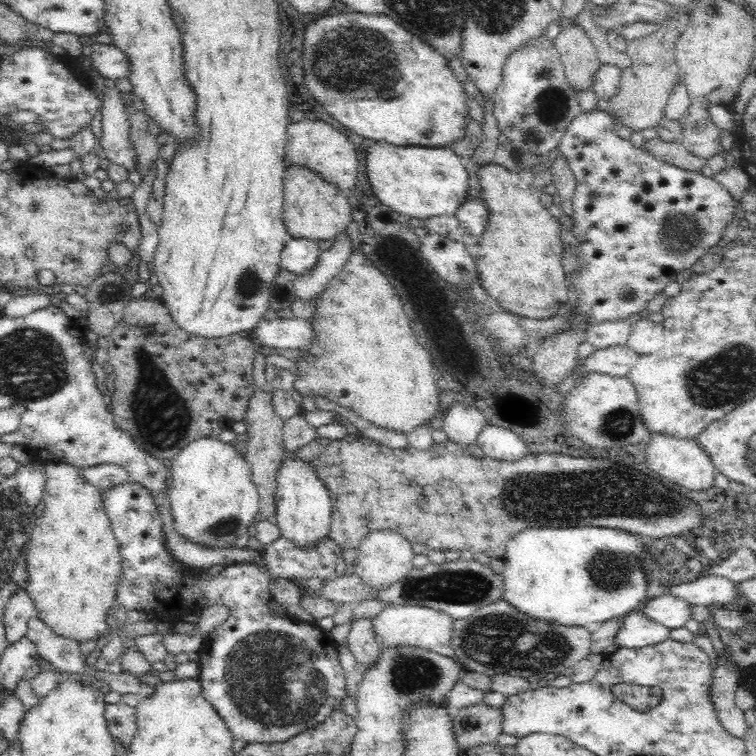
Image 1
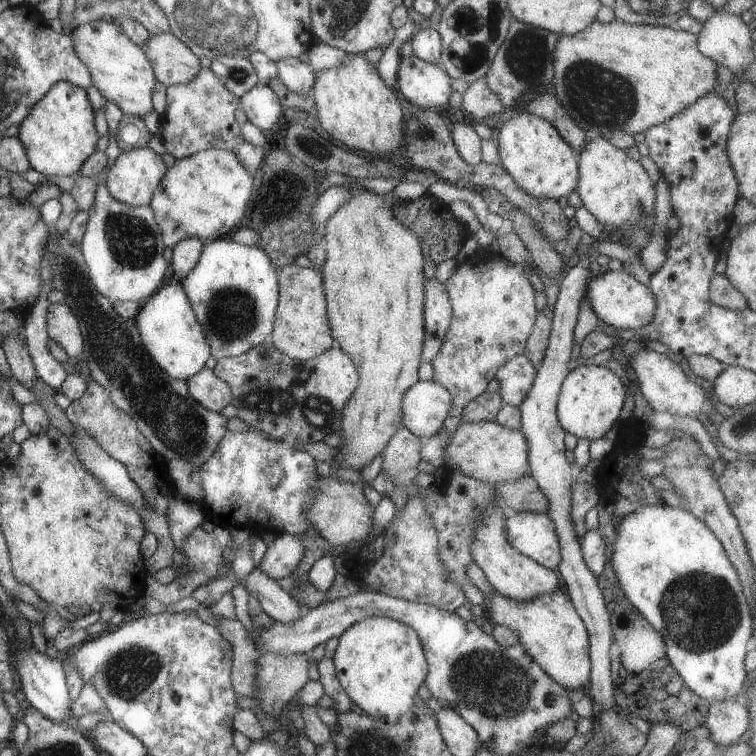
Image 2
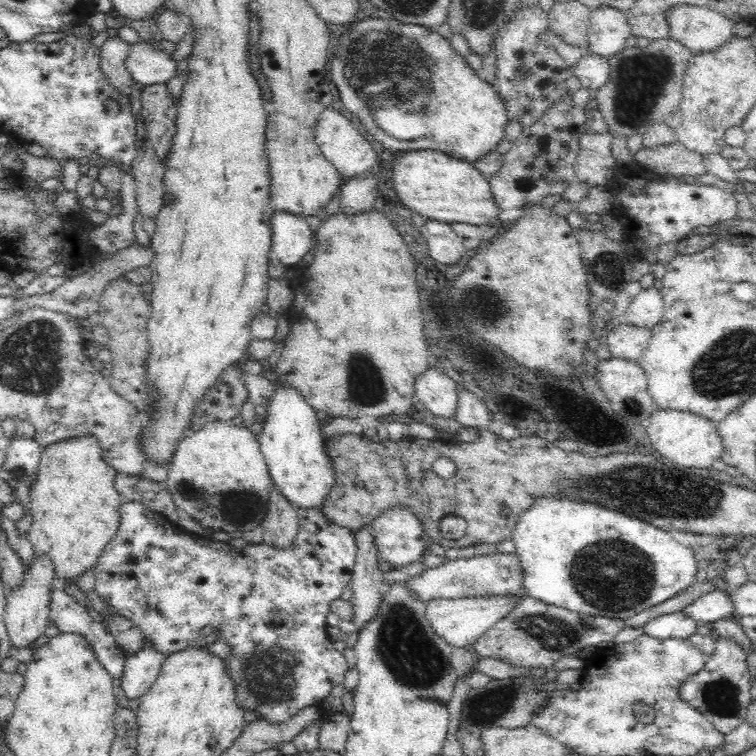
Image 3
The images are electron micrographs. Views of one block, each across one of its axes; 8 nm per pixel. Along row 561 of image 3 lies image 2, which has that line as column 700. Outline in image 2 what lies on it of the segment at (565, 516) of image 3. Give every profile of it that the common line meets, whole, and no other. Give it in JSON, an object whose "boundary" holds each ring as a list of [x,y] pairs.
{"boundary":[[[662,502],[654,504],[654,506],[642,507],[636,512],[627,514],[621,520],[620,524],[618,524],[614,532],[615,534],[612,535],[612,540],[610,538],[613,547],[611,560],[614,568],[616,568],[616,574],[620,576],[620,586],[626,592],[628,600],[632,602],[632,606],[642,613],[642,616],[646,618],[648,624],[654,630],[657,630],[664,639],[667,658],[671,665],[678,670],[678,674],[686,682],[686,686],[696,696],[702,696],[702,698],[706,698],[710,702],[714,702],[715,700],[742,701],[743,697],[741,696],[744,692],[744,680],[746,680],[748,674],[744,669],[744,658],[746,658],[746,654],[748,654],[752,646],[752,634],[754,634],[753,615],[750,612],[746,594],[742,590],[738,572],[732,562],[730,562],[720,539],[716,538],[716,535],[708,528],[705,522],[702,522],[691,512],[681,507],[670,506]]]}

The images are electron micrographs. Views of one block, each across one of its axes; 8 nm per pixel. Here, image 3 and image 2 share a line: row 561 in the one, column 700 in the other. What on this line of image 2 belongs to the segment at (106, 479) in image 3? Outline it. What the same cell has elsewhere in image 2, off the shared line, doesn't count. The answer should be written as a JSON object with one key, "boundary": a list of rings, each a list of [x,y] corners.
{"boundary":[[[614,19],[612,22],[601,23],[594,21],[590,26],[587,26],[584,30],[579,31],[574,35],[560,35],[560,40],[556,43],[554,50],[554,80],[552,80],[551,91],[555,96],[558,96],[558,100],[562,102],[564,110],[568,112],[568,116],[572,118],[574,114],[574,122],[582,130],[588,131],[589,128],[598,130],[598,133],[602,137],[608,137],[612,130],[625,130],[631,135],[645,132],[651,126],[666,122],[671,116],[674,116],[681,110],[688,108],[690,104],[694,104],[701,96],[713,92],[714,87],[718,84],[718,65],[713,60],[710,60],[707,56],[704,56],[698,50],[698,35],[684,32],[683,30],[676,30],[673,27],[663,26],[650,26],[646,24],[630,24],[622,22],[622,20]]]}

